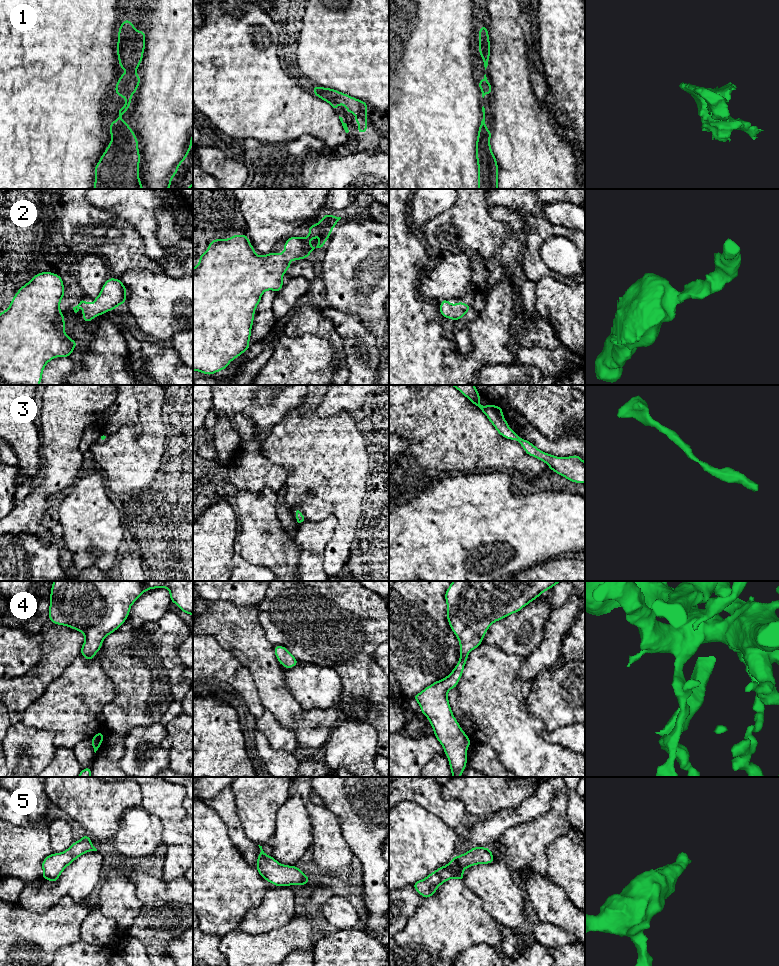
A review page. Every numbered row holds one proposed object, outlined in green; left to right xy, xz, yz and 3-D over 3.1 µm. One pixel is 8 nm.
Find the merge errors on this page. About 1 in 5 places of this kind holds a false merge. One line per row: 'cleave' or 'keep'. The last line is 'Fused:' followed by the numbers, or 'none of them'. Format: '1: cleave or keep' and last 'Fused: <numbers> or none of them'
1: keep
2: keep
3: keep
4: keep
5: keep
Fused: none of them

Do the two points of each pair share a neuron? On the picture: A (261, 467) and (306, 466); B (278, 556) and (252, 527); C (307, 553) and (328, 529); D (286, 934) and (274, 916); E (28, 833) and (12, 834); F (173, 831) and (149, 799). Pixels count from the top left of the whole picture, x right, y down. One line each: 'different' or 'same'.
A: different
B: same
C: same
D: different
E: same
F: same

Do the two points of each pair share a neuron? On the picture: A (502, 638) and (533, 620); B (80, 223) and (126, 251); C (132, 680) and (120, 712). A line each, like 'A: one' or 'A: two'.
A: one
B: one
C: one

